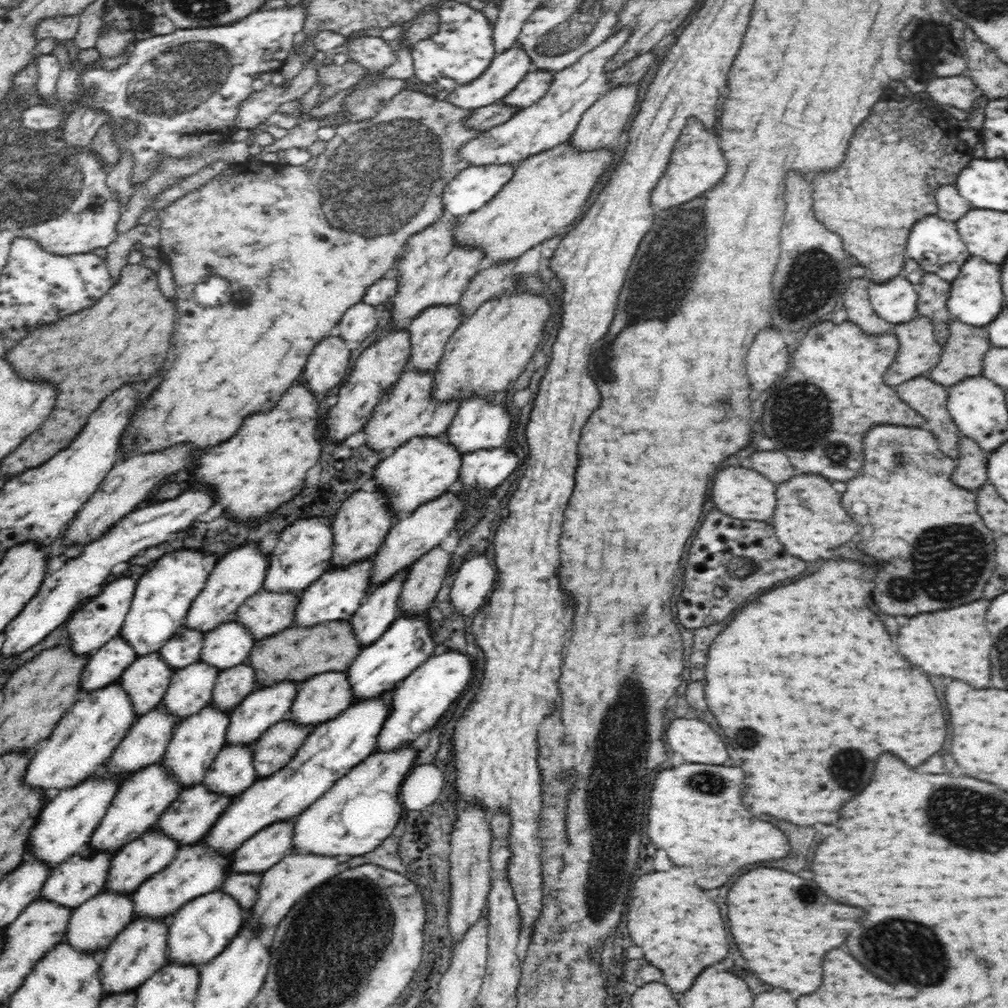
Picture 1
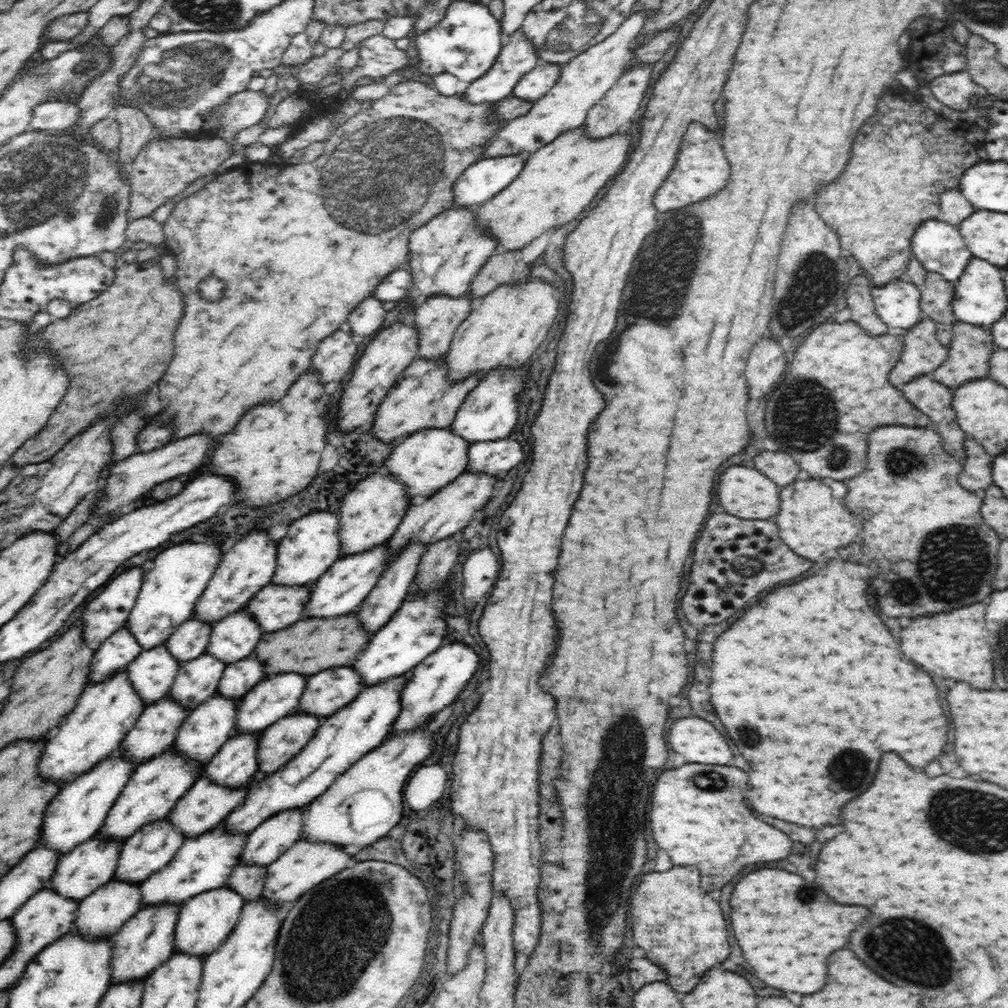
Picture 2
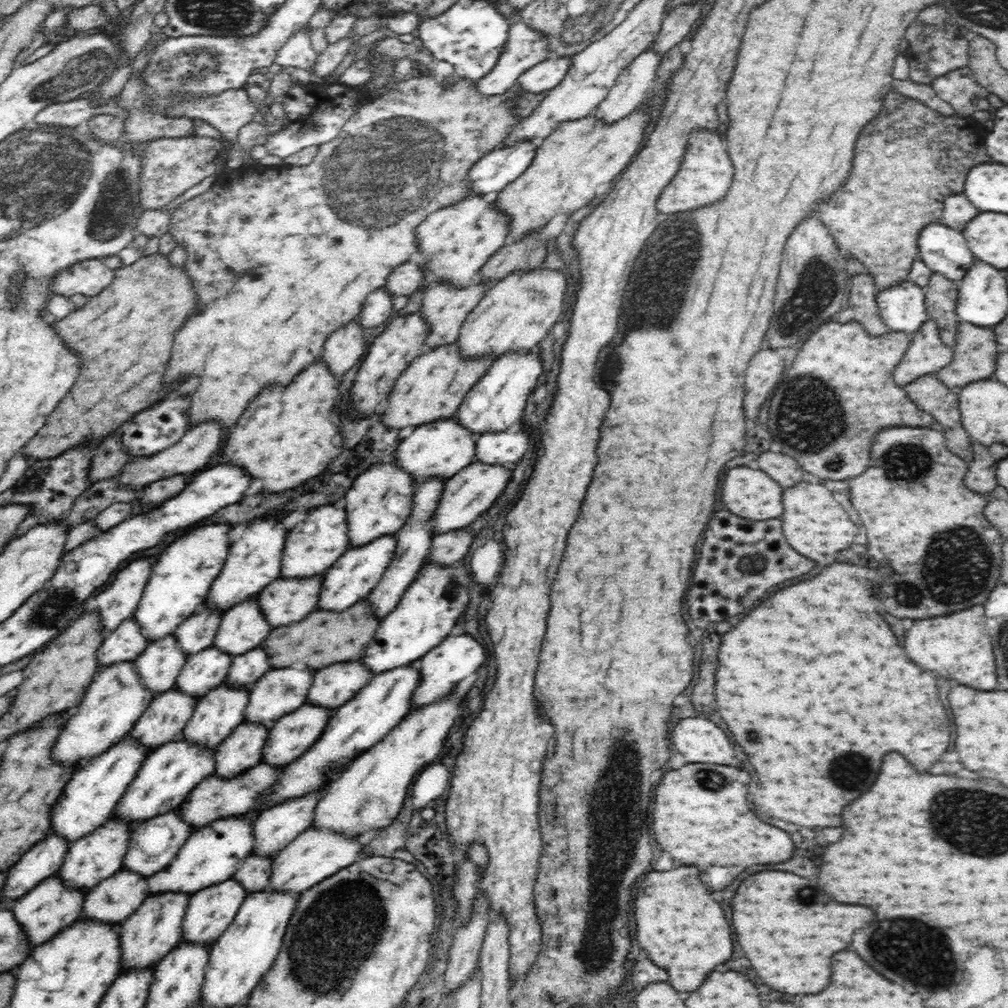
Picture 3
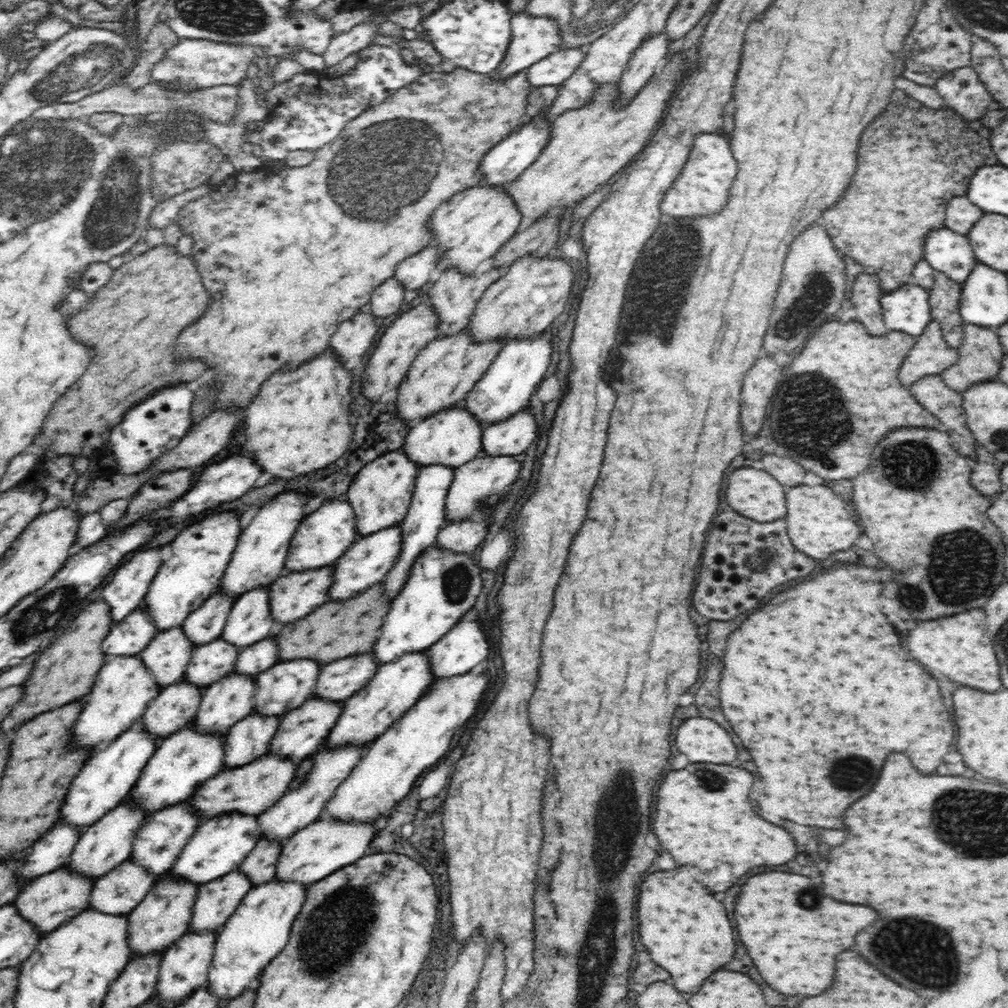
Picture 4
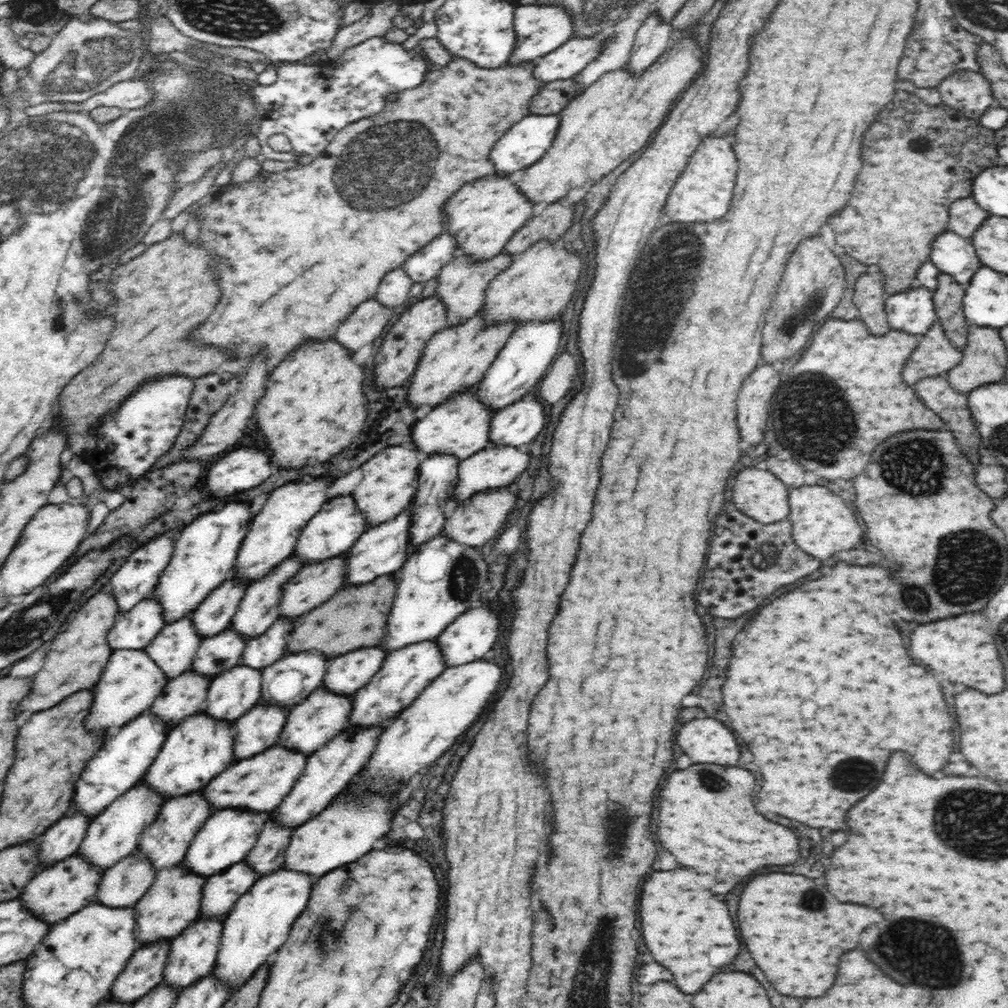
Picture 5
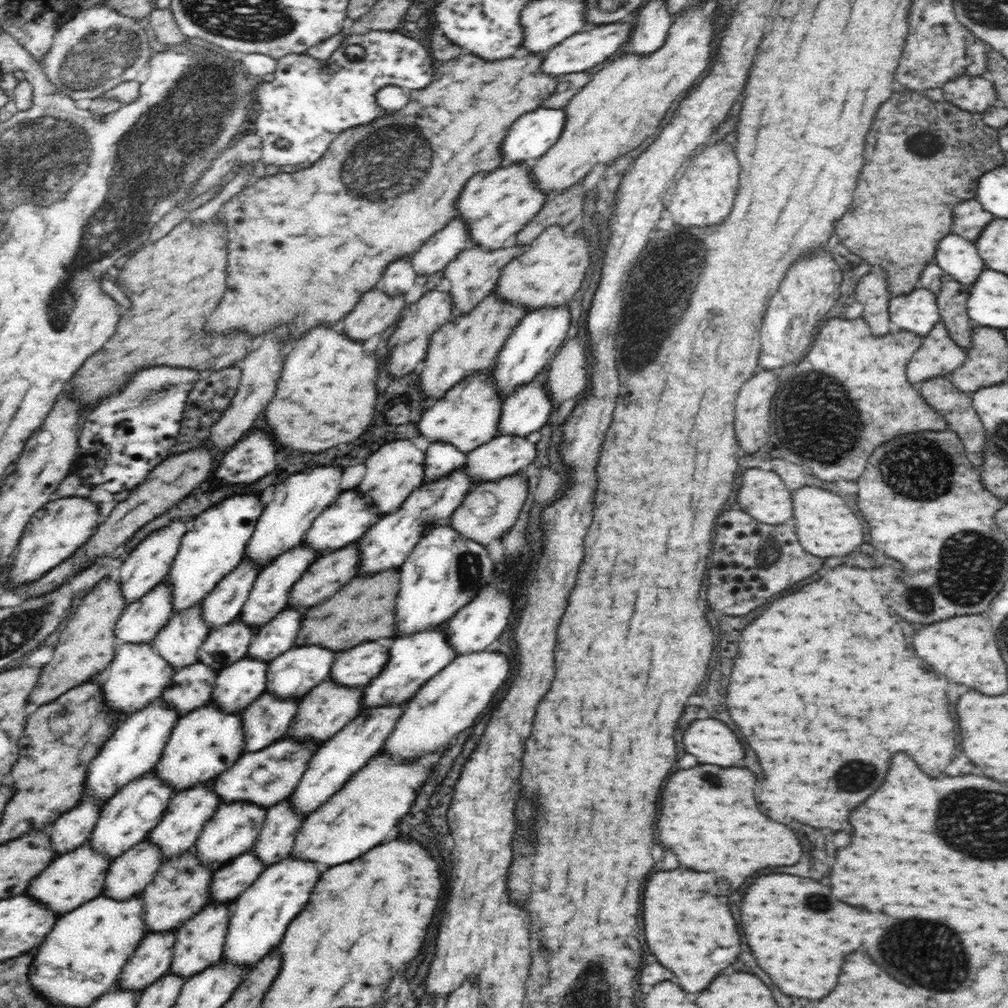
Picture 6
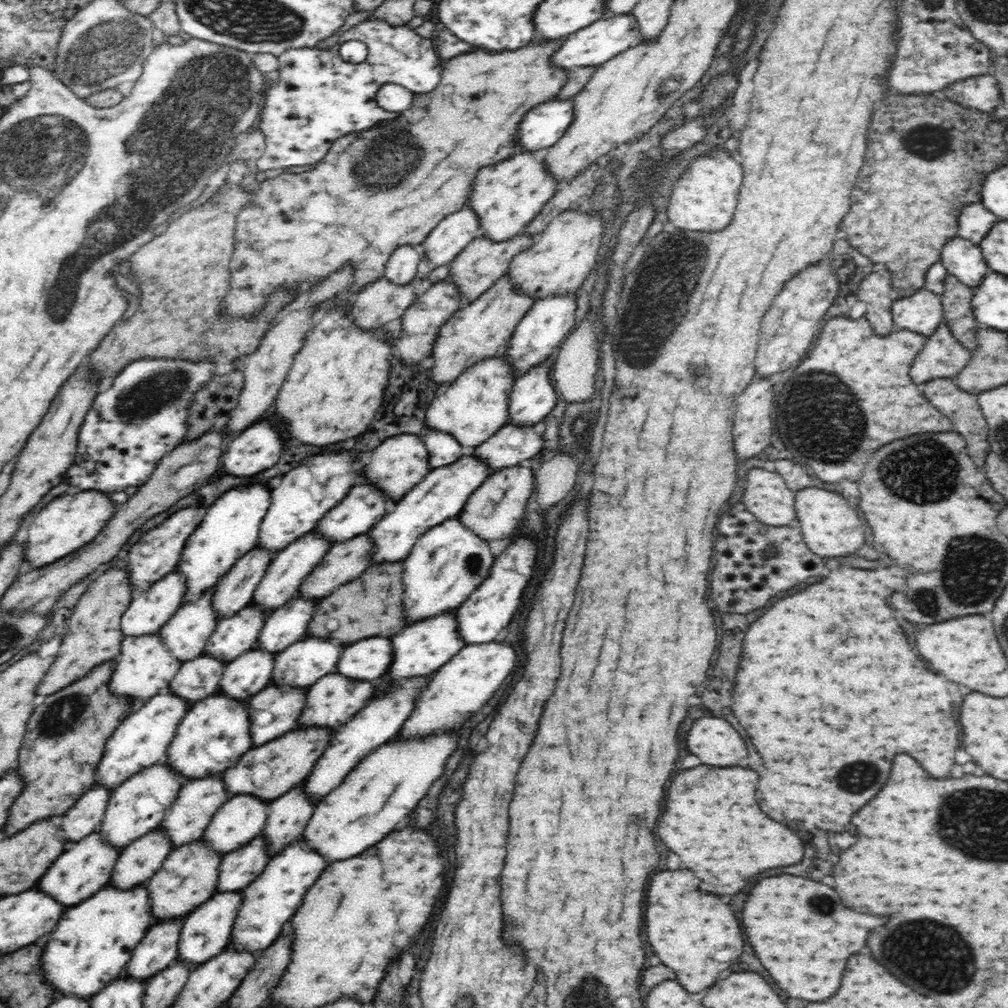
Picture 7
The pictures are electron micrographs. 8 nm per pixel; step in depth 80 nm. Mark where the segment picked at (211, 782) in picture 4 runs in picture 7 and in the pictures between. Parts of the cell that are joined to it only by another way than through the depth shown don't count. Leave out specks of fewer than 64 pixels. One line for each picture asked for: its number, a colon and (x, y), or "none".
5: (260, 783)
6: (265, 778)
7: (268, 771)

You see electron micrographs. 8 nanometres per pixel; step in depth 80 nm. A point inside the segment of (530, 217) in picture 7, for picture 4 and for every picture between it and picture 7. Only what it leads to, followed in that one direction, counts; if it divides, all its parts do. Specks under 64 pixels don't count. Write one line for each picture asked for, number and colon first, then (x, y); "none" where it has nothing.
4: (473, 225)
5: (484, 215)
6: (495, 205)

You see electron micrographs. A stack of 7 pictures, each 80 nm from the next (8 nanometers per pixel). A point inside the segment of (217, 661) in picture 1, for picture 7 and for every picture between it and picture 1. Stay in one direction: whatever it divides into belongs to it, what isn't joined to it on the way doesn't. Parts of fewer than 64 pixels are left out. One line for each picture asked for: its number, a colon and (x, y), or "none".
2: (233, 638)
3: (243, 627)
4: (250, 620)
5: (259, 608)
6: (272, 588)
7: (281, 582)

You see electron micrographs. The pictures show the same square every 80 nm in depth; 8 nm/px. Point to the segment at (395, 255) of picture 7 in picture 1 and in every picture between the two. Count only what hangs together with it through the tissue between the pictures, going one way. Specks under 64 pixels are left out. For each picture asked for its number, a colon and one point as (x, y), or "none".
1: (360, 320)
2: (367, 318)
3: (377, 307)
4: (387, 298)
5: (393, 291)
6: (398, 278)

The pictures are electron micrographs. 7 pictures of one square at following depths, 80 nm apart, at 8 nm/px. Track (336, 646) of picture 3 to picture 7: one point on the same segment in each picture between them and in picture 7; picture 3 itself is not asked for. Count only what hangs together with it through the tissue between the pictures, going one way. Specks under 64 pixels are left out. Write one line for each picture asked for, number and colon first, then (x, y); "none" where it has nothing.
4: (334, 631)
5: (355, 617)
6: (363, 610)
7: (372, 604)

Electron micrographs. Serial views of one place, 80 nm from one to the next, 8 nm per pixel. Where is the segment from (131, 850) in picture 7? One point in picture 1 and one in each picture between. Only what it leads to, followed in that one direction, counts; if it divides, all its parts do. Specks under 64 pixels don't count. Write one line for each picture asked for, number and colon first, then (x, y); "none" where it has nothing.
1: (92, 926)
2: (103, 913)
3: (114, 899)
4: (122, 889)
5: (123, 884)
6: (128, 875)

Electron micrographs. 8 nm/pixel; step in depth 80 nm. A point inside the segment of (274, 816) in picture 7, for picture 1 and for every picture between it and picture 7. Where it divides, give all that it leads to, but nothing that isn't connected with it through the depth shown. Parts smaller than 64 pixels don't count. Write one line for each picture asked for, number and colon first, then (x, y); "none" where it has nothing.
1: (242, 886)
2: (248, 881)
3: (253, 874)
4: (259, 866)
5: (268, 854)
6: (276, 839)

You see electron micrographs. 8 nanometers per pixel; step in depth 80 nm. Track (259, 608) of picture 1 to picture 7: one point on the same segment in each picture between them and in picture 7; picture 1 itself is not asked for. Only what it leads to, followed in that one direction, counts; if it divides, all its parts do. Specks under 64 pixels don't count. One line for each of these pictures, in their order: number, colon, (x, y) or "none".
2: (275, 607)
3: (286, 600)
4: (294, 595)
5: (316, 583)
6: (331, 571)
7: (346, 561)

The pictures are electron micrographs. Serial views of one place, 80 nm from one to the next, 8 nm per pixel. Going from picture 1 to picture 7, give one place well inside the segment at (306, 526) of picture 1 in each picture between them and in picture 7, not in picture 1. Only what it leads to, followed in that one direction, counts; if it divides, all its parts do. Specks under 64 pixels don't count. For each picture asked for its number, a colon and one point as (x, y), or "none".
2: (311, 545)
3: (315, 544)
4: (328, 533)
5: (332, 532)
6: (349, 517)
7: (362, 508)

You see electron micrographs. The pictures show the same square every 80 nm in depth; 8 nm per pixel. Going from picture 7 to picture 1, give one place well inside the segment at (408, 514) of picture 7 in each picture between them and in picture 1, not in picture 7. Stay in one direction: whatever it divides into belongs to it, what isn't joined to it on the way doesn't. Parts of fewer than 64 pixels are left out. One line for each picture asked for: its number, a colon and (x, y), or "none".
1: (336, 595)
2: (341, 589)
3: (351, 578)
4: (367, 562)
5: (380, 550)
6: (387, 544)

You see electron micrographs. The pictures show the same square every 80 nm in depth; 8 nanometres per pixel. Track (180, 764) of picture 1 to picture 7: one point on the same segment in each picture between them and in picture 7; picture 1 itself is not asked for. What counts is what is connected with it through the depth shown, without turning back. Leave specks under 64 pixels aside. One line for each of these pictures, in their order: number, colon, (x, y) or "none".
2: (206, 728)
3: (218, 713)
4: (225, 702)
5: (230, 695)
6: (237, 686)
7: (245, 676)

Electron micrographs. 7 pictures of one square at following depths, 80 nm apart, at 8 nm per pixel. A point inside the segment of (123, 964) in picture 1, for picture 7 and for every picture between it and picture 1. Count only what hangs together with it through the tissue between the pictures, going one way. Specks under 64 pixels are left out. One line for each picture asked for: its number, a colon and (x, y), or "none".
2: (146, 941)
3: (148, 934)
4: (163, 916)
5: (172, 903)
6: (180, 889)
7: (189, 875)

